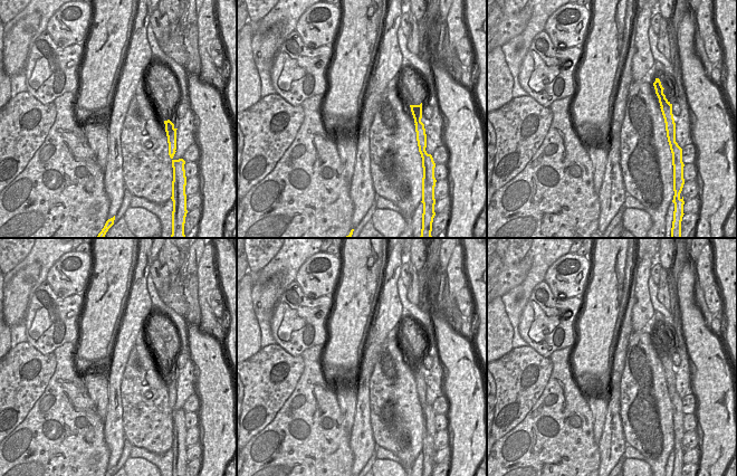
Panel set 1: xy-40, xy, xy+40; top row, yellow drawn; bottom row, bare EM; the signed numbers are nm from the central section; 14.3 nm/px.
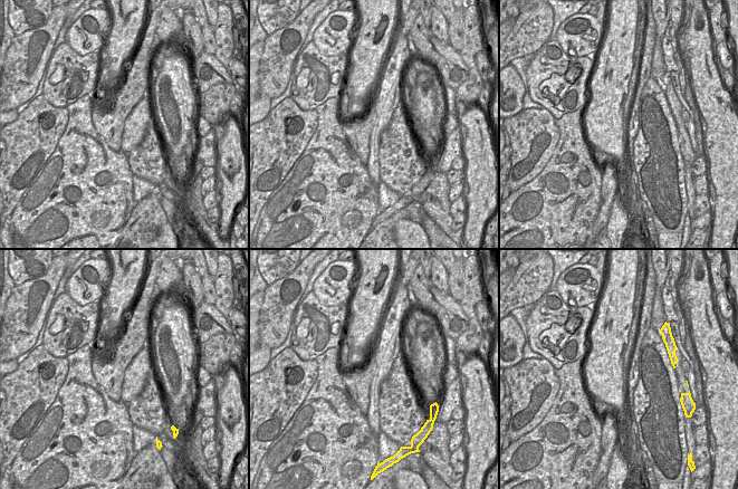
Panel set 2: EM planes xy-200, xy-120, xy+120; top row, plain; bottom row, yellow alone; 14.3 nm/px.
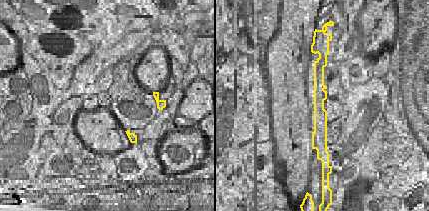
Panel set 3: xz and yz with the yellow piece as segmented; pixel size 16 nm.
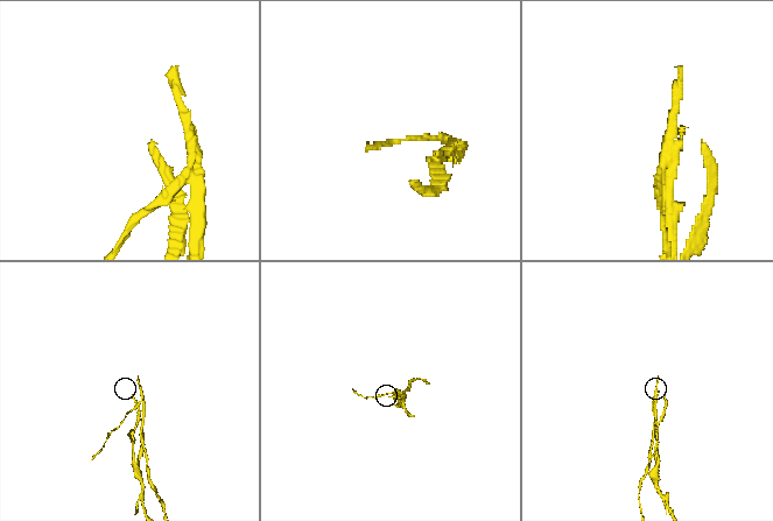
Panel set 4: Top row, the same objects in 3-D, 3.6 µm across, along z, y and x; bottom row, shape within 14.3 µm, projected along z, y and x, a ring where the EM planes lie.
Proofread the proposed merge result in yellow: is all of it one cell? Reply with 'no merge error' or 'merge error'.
merge error

